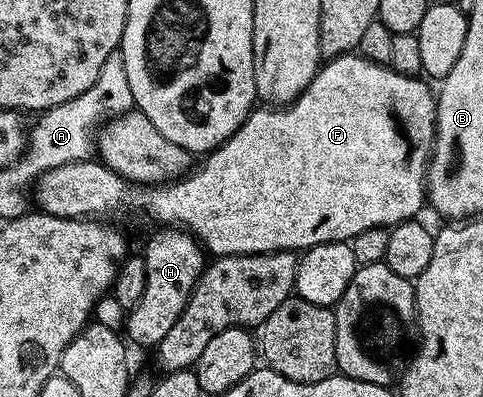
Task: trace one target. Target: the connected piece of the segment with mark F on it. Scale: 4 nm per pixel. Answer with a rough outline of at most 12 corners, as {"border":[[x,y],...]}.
{"border":[[357,52],[164,185],[101,160],[37,208],[133,203],[219,257],[419,216],[438,118]]}

